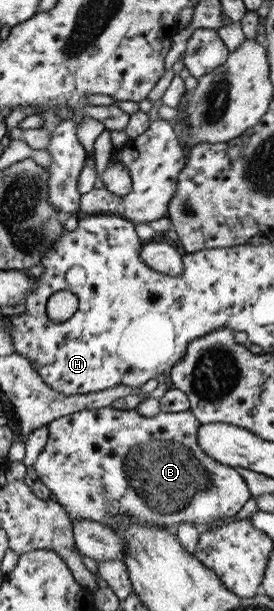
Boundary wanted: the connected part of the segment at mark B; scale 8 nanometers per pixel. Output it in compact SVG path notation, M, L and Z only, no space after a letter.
M109 406L66 414L46 425L45 445L32 467L38 480L50 490L51 498L64 508L71 523L75 519L98 522L115 534L119 534L120 524L127 519L175 529L179 522L190 522L195 526L233 517L251 498L246 482L233 467L209 458L197 447L196 430L200 422L189 410L159 411L155 416L145 418L135 409Z

